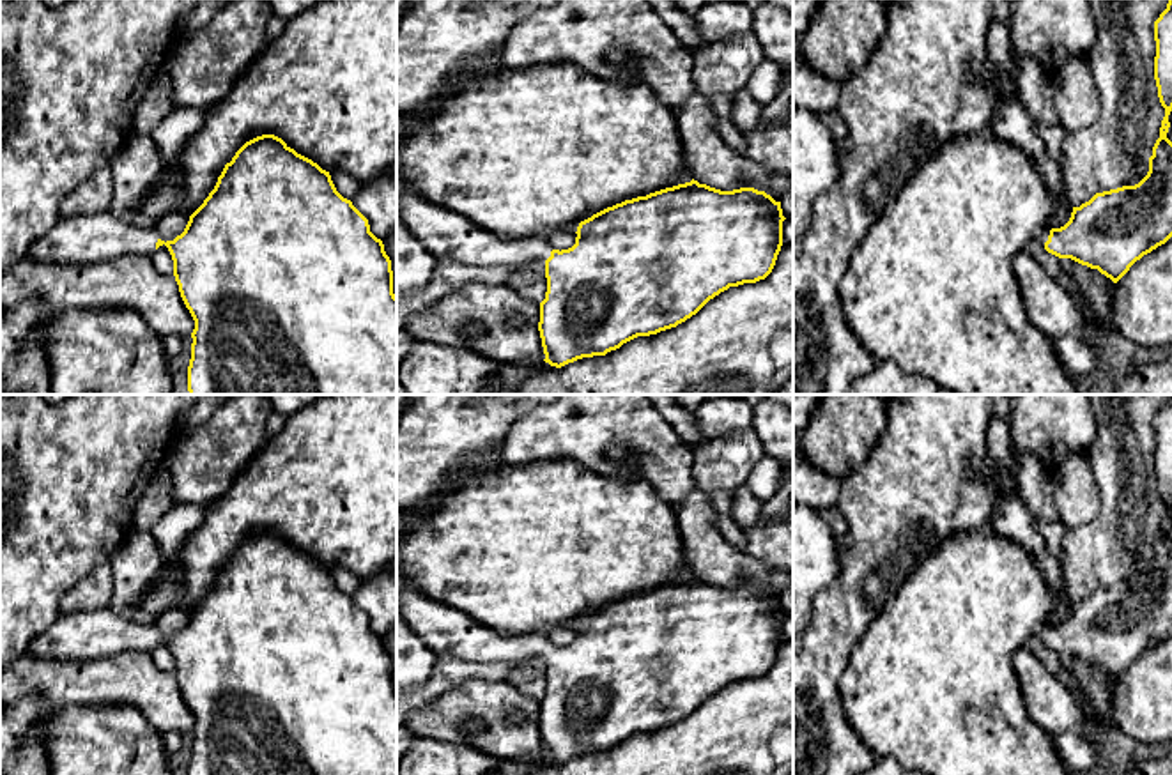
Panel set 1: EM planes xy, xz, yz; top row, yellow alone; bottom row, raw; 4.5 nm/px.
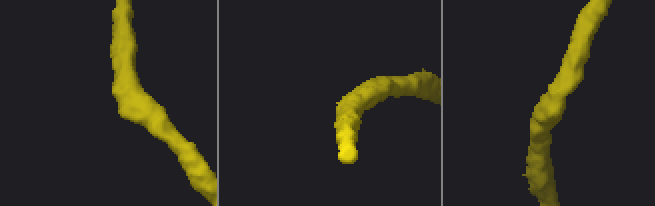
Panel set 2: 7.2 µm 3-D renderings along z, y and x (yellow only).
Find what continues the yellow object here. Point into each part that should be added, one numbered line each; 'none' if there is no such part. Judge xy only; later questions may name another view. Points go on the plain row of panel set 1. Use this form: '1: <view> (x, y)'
1: xy (80, 636)

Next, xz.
1: xz (445, 630)

